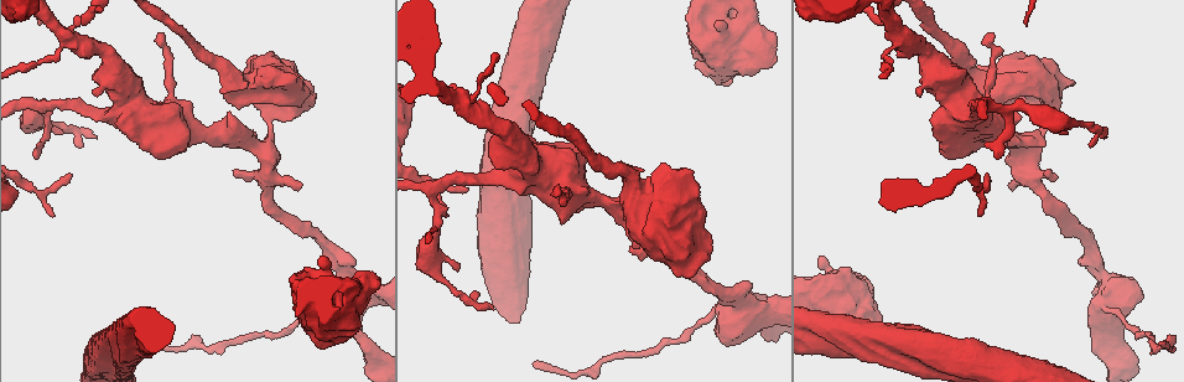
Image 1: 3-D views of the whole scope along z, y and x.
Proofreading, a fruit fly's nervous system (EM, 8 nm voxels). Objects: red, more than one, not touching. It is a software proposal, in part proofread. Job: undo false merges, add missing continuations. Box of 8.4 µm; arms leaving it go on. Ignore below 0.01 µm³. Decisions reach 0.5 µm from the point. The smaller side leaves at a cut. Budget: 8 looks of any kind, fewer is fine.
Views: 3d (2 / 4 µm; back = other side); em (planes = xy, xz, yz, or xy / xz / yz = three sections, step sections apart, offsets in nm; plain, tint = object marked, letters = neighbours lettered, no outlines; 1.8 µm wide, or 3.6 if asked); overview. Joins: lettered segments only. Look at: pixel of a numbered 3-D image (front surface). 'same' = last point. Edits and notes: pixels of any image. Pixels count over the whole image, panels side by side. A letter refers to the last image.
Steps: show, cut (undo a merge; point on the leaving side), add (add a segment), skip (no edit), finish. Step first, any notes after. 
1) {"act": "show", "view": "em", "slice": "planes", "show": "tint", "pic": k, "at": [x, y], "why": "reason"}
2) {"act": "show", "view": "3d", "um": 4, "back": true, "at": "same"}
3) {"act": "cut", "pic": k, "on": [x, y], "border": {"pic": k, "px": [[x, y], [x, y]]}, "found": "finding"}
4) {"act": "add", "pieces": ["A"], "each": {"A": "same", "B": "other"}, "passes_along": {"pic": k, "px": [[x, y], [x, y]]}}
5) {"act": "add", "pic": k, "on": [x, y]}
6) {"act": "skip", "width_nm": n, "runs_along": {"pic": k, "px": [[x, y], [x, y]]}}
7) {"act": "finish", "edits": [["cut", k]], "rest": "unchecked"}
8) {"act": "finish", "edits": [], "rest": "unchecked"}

{"act": "show", "view": "em", "slice": "planes", "show": "tint", "pic": 1, "at": [302, 184], "why": "branch stops here"}

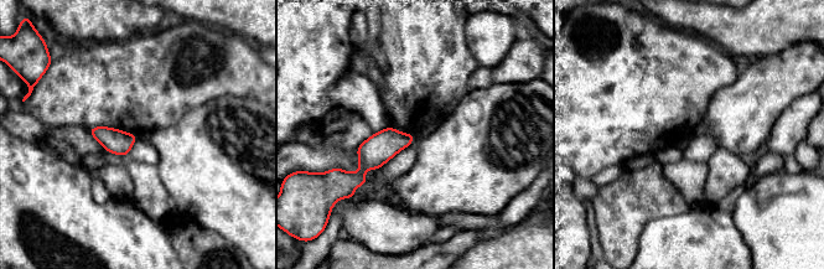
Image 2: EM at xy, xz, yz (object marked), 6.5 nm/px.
{"act": "show", "view": "em", "slice": "planes", "show": "letters", "at": "same"}

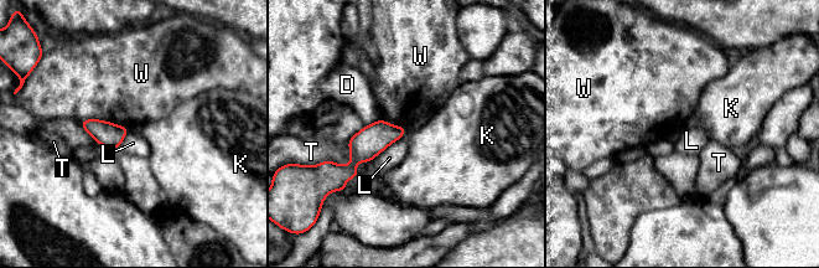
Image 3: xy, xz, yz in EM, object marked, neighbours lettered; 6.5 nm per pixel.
{"act": "skip", "longest_contact_nm": ["W", 340], "each": {"D": "other", "K": "other", "L": "other", "T": "other", "W": "other"}, "border": {"pic": 3, "px": [[79, 120], [103, 119], [129, 129]]}, "found": "none of them fits"}

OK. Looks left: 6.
{"act": "show", "view": "3d", "um": 2, "pic": 1, "at": [293, 75], "why": "an open end"}

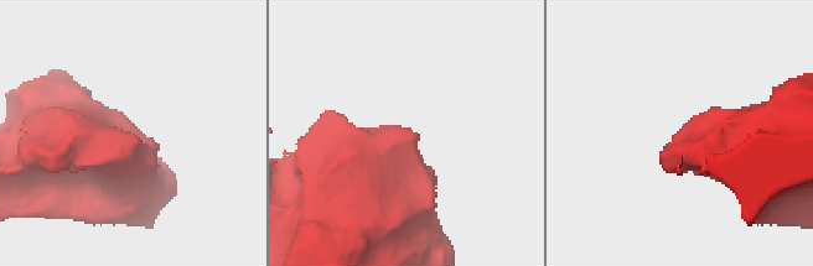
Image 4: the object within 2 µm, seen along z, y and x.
{"act": "show", "view": "em", "slice": "planes", "show": "plain", "pic": 4, "at": [138, 144], "why": "now the EM"}

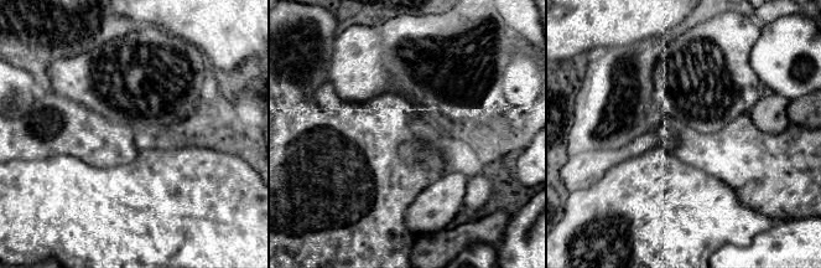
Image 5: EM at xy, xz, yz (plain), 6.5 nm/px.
{"act": "show", "view": "em", "slice": "planes", "show": "letters", "at": "same"}

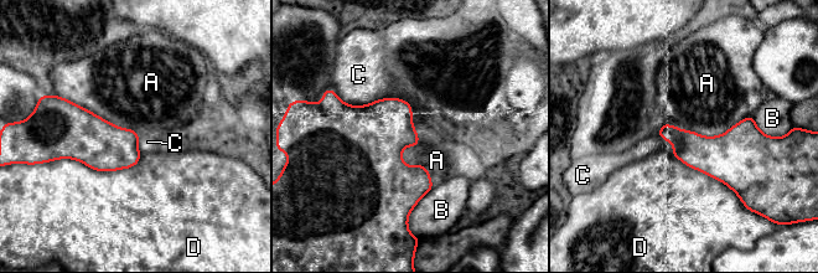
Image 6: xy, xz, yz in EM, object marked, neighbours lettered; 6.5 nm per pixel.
{"act": "skip", "each": {"A": "other", "B": "other", "C": "other", "D": "other"}, "border": {"pic": 6, "px": [[752, 114], [716, 135], [667, 123]]}, "found": "none of them fits"}

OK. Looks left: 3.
{"act": "show", "view": "3d", "um": 4, "pic": 1, "at": [1115, 311], "why": "sudden change in width"}

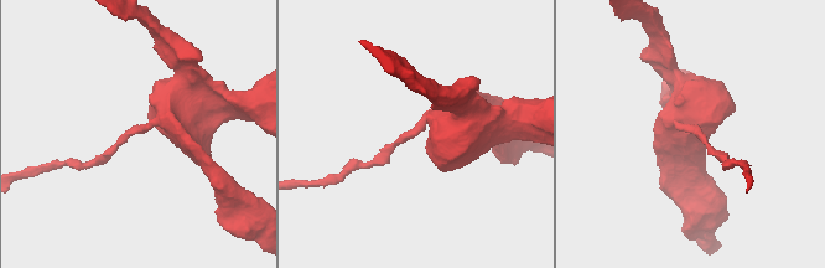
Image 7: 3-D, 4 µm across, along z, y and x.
{"act": "show", "view": "em", "um": 3.6, "slice": "planes", "show": "letters", "pic": 7, "at": [694, 127]}

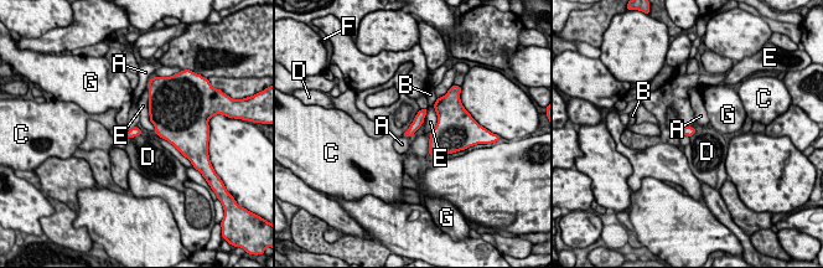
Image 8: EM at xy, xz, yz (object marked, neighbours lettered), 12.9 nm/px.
{"act": "skip", "each": {"A": "other", "B": "other", "C": "other", "D": "other", "E": "other", "F": "other", "G": "other"}, "runs_along": {"pic": 8, "px": [[423, 112], [417, 124], [408, 133]]}, "found": "all the same cell"}

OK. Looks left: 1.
{"act": "finish", "edits": [], "rest": "unchecked"}

